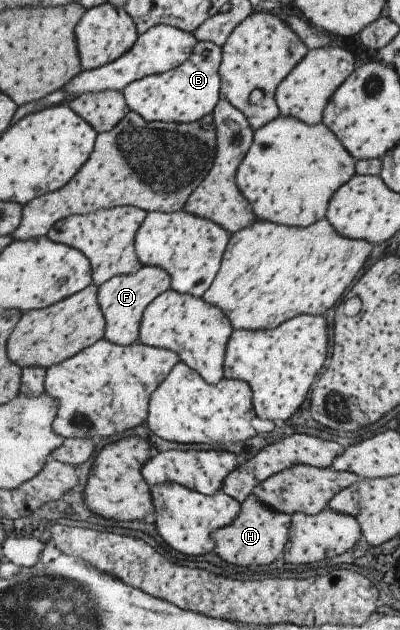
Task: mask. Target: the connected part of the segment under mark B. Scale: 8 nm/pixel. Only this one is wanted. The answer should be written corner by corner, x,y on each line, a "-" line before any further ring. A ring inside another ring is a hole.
199,41
188,59
178,67
161,74
143,77
124,88
126,103
148,123
192,123
212,114
221,98
219,65
222,48
212,41

